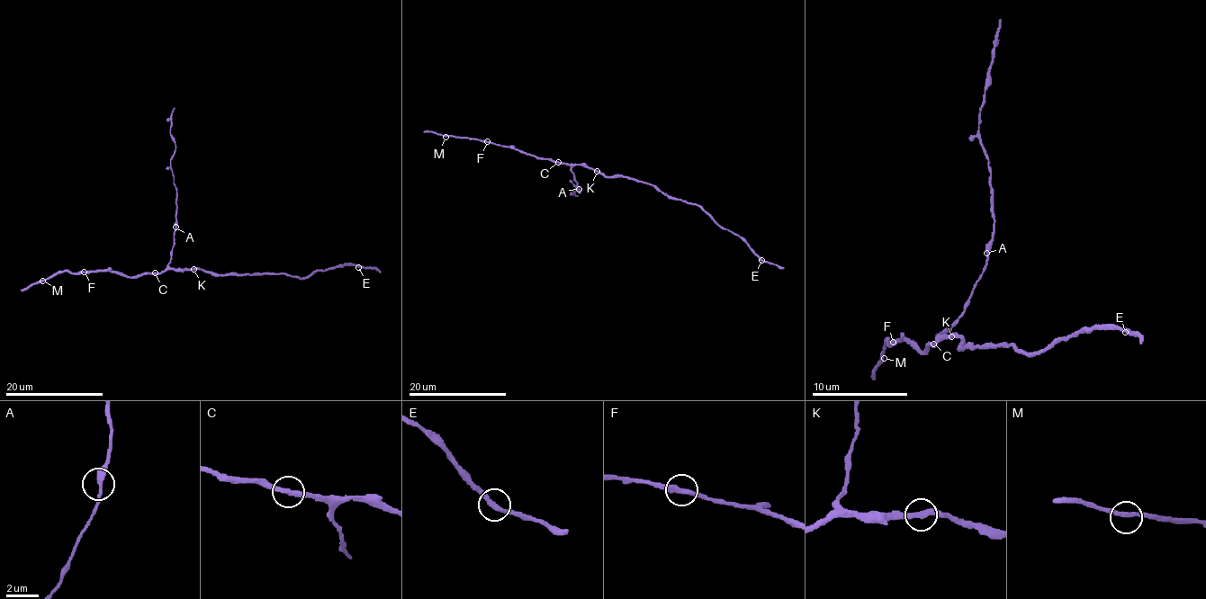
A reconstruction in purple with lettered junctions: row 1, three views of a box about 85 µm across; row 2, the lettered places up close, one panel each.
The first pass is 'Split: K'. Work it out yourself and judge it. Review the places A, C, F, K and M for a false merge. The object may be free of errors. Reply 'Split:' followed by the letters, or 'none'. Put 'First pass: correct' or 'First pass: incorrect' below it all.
Split: K
First pass: correct

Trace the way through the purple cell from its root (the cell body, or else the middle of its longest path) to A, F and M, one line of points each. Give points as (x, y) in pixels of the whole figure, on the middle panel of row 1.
A: (606, 175), (575, 165), (571, 171), (579, 189)
F: (606, 175), (580, 165), (553, 162), (487, 141)
M: (606, 175), (580, 165), (553, 162), (472, 138), (445, 137)

